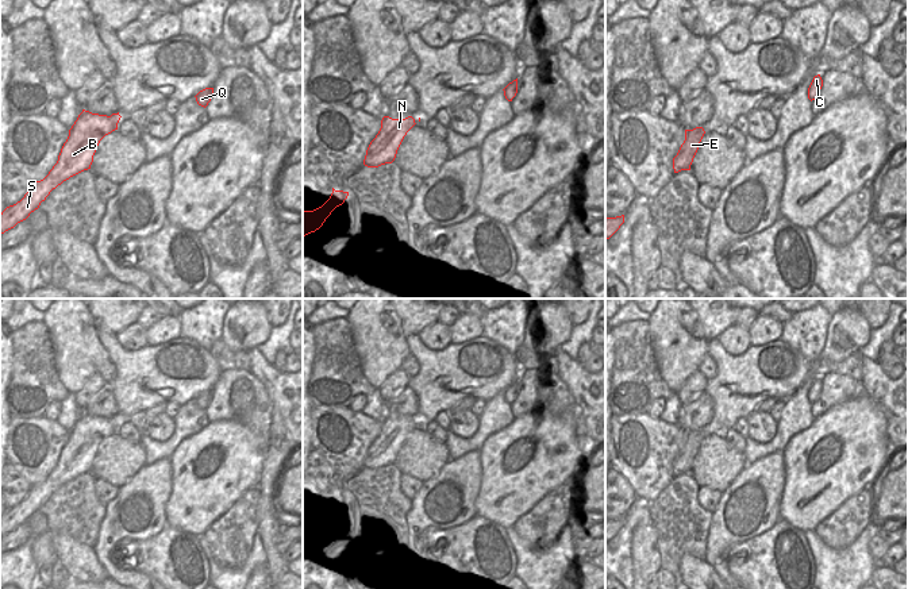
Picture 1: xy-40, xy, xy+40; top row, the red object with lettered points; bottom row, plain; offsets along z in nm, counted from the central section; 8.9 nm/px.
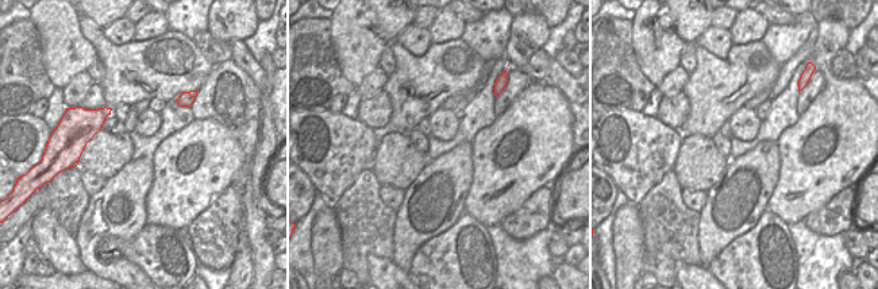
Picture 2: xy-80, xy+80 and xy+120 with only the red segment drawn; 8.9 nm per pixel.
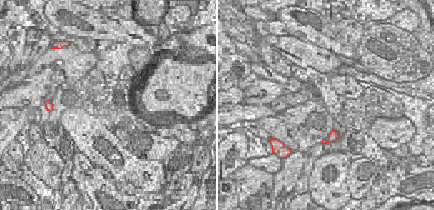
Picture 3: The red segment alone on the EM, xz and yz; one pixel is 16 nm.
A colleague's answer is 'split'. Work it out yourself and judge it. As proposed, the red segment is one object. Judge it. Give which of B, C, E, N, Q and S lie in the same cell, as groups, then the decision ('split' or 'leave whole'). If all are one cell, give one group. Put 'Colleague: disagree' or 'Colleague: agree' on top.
Colleague: disagree
groups B C E N Q S; leave whole

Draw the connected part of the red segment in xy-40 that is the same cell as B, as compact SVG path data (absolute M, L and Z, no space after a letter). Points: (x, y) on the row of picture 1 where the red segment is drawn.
M82 109L69 130L69 136L61 149L58 161L49 174L31 184L20 201L7 207L0 213L0 235L26 220L31 212L39 208L50 192L64 181L91 169L100 140L118 130L120 118L119 112L107 116Z

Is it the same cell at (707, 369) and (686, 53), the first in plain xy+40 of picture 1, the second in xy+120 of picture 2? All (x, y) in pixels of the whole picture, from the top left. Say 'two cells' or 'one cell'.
one cell

